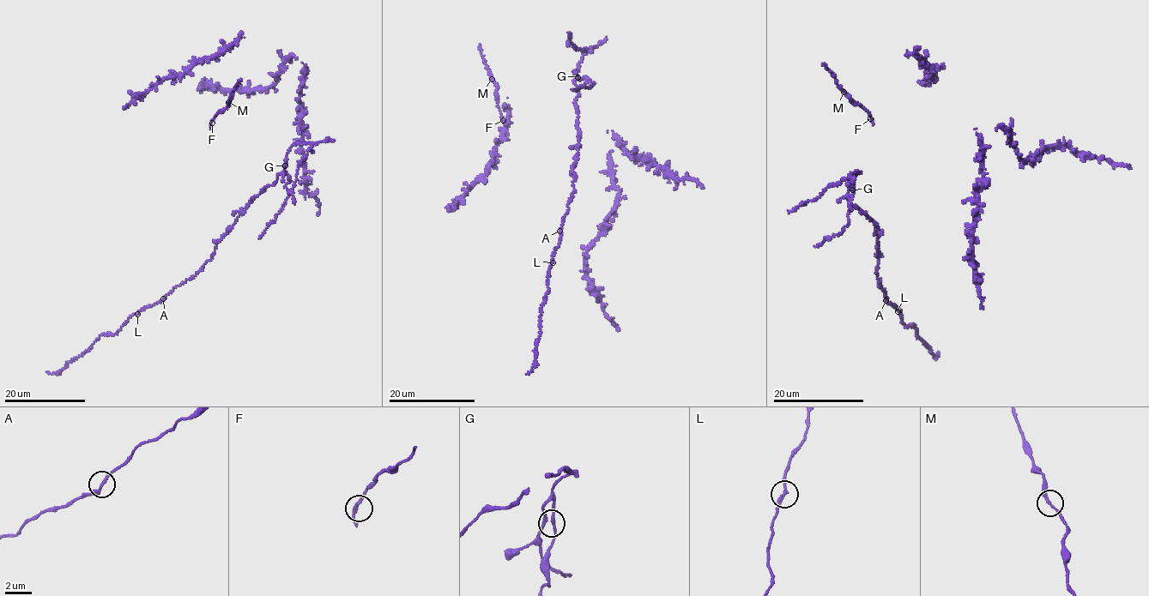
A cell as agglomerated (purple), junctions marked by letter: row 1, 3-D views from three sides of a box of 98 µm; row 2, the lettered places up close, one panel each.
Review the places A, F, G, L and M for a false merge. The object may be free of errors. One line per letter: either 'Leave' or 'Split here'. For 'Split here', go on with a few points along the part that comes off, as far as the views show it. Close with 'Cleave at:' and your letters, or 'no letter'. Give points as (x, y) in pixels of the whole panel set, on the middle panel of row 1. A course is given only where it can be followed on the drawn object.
A: Leave
F: Leave
G: Leave
L: Leave
M: Leave
Cleave at: no letter

